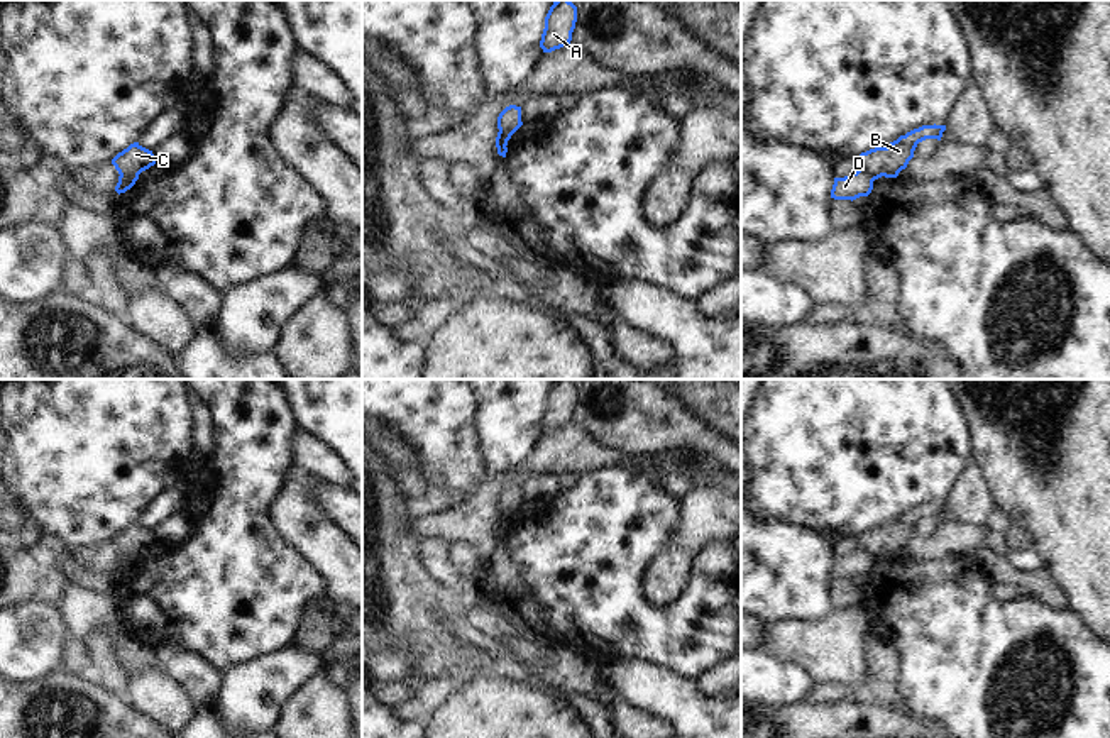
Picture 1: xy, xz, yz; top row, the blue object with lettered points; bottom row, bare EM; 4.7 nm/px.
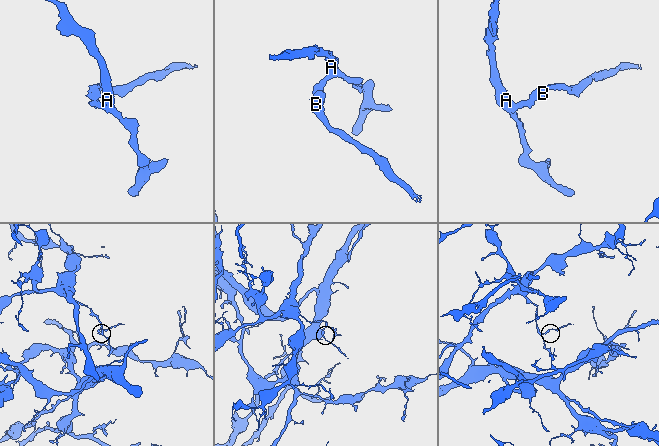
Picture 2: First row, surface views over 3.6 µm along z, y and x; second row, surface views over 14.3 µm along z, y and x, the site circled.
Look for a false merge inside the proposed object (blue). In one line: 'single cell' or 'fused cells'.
fused cells

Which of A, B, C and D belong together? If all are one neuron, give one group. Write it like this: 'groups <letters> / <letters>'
groups A D / B C

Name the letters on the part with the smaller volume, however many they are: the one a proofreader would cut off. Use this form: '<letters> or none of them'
B, C

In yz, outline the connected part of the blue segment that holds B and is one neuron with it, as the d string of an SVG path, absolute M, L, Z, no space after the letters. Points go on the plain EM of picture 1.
M922 504L907 511L905 515L900 515L887 526L875 526L861 531L860 535L856 535L856 543L873 559L878 559L882 555L897 557L898 552L905 548L909 540L914 537L917 523L926 518L941 520L944 509L946 504Z

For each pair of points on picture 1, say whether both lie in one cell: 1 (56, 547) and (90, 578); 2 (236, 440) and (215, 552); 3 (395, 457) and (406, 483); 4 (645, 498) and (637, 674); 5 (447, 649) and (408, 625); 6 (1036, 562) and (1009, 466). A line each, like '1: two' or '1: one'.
1: one
2: one
3: one
4: two
5: one
6: two

